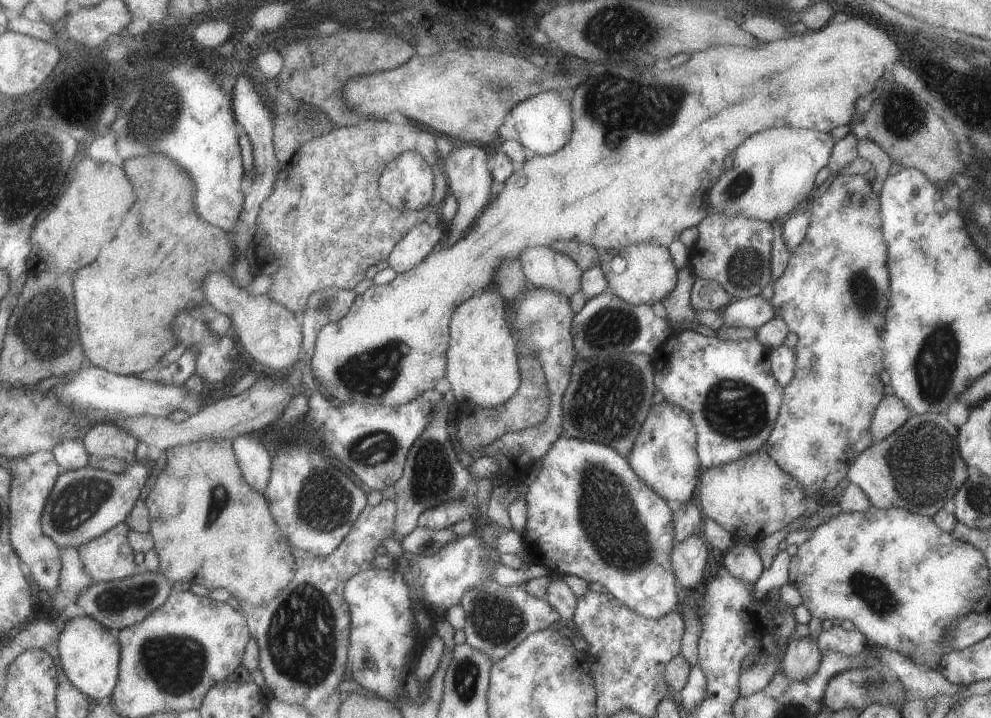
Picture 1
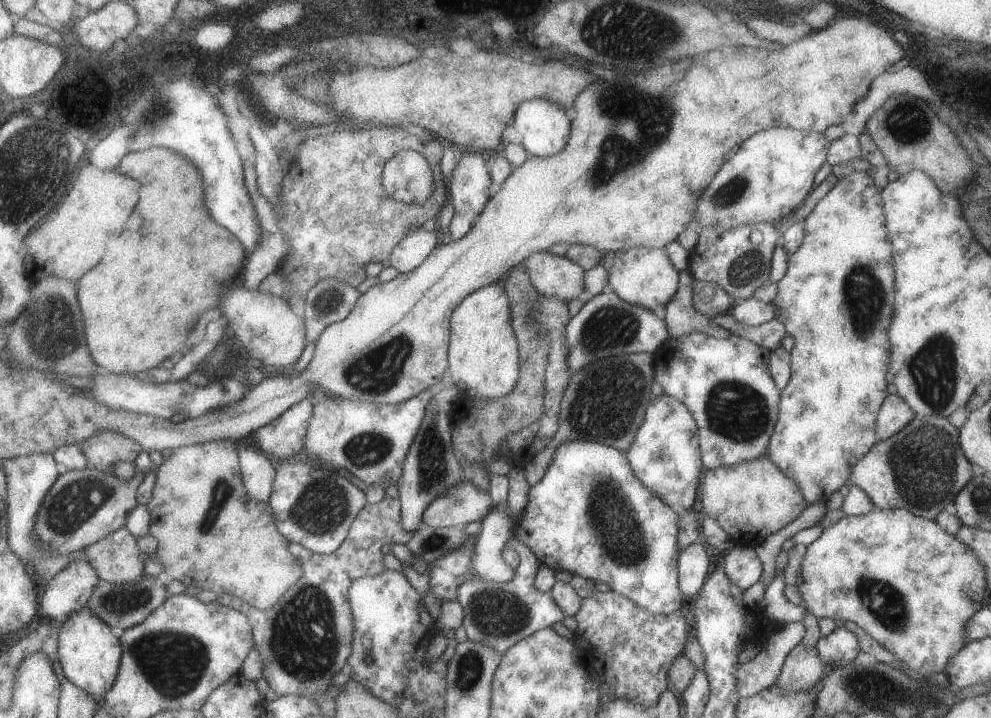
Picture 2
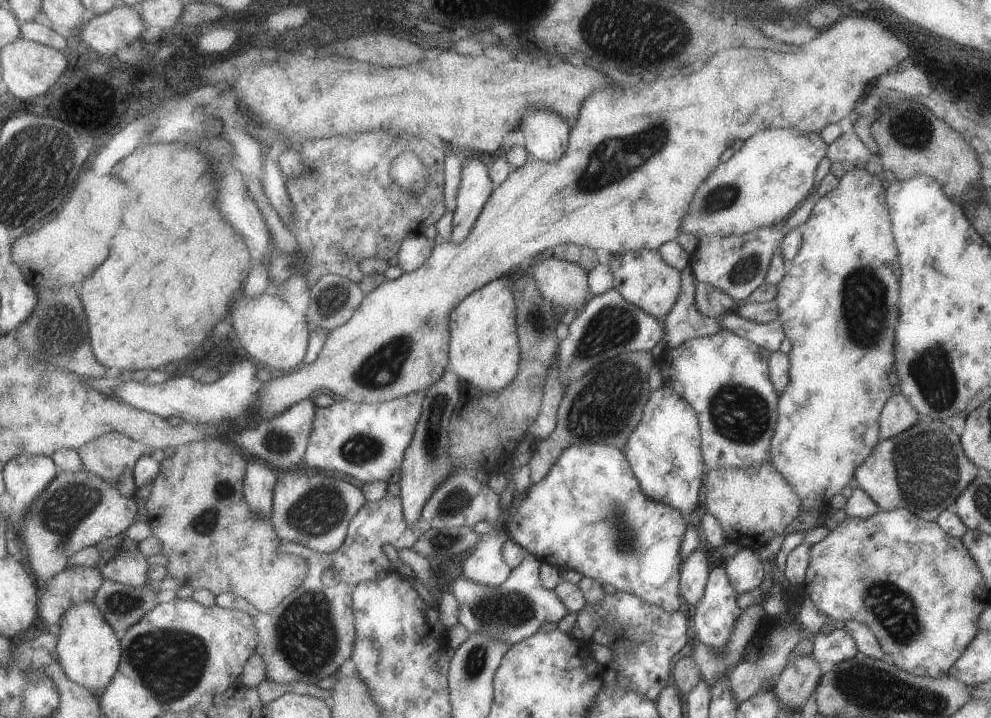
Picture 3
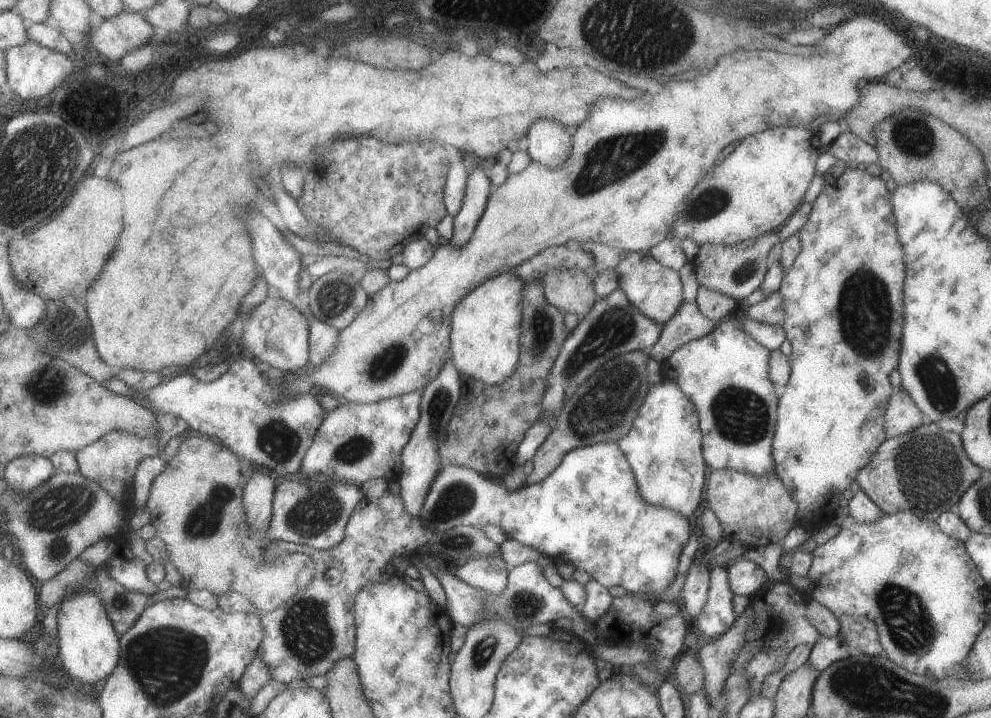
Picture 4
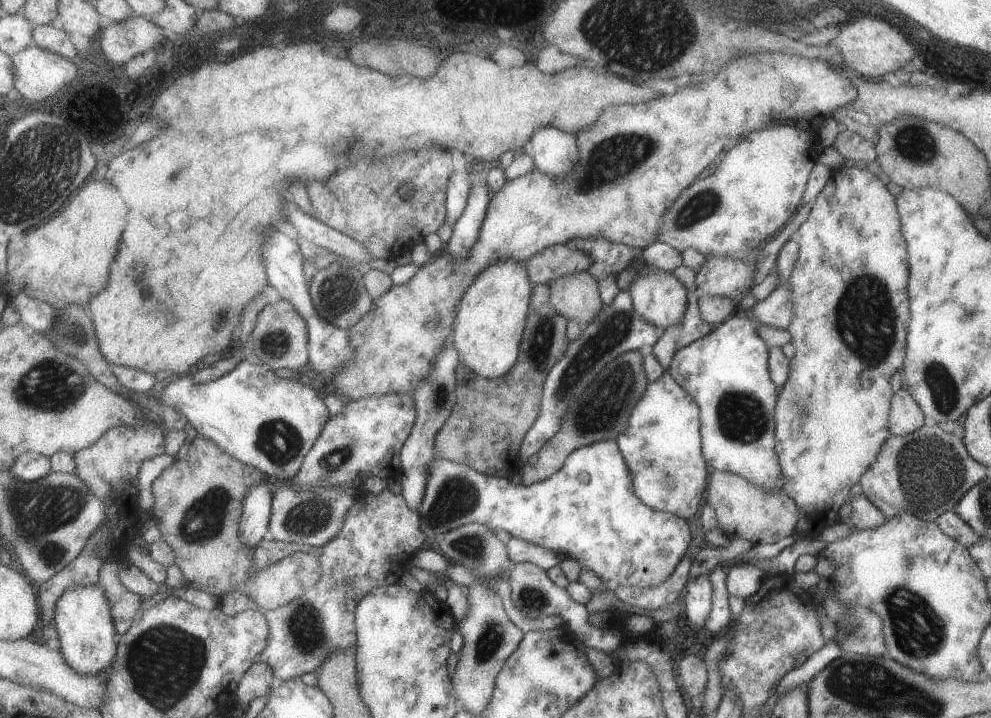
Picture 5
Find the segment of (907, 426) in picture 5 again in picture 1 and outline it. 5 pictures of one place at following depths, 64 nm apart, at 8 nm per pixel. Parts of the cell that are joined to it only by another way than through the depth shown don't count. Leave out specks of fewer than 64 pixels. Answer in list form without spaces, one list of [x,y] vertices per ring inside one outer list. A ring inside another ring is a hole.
[[[883,396],[877,404],[877,408],[873,410],[871,424],[869,424],[873,442],[885,440],[889,434],[899,430],[903,426],[903,422],[911,416],[913,414],[895,396]]]

